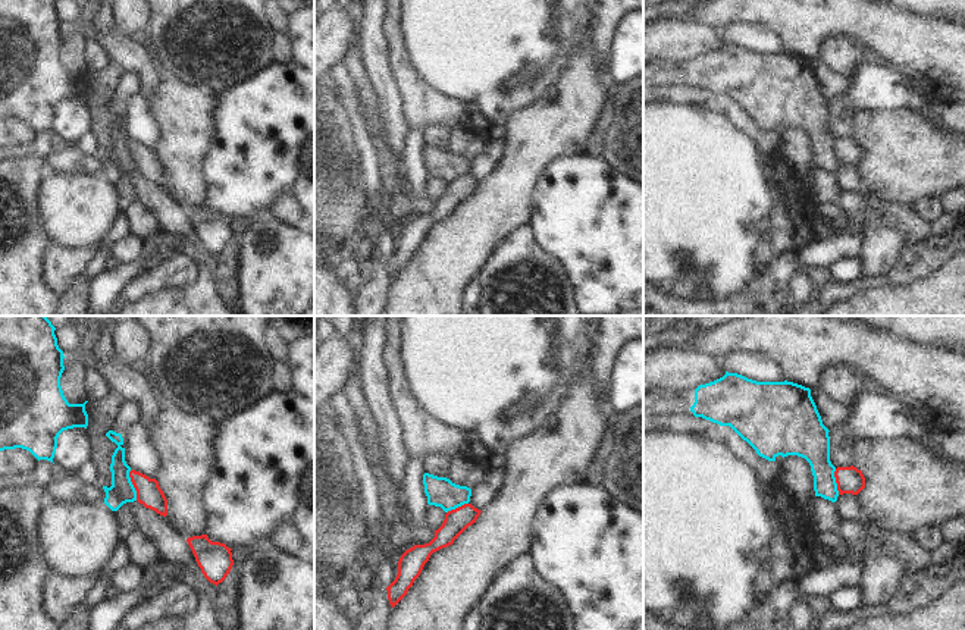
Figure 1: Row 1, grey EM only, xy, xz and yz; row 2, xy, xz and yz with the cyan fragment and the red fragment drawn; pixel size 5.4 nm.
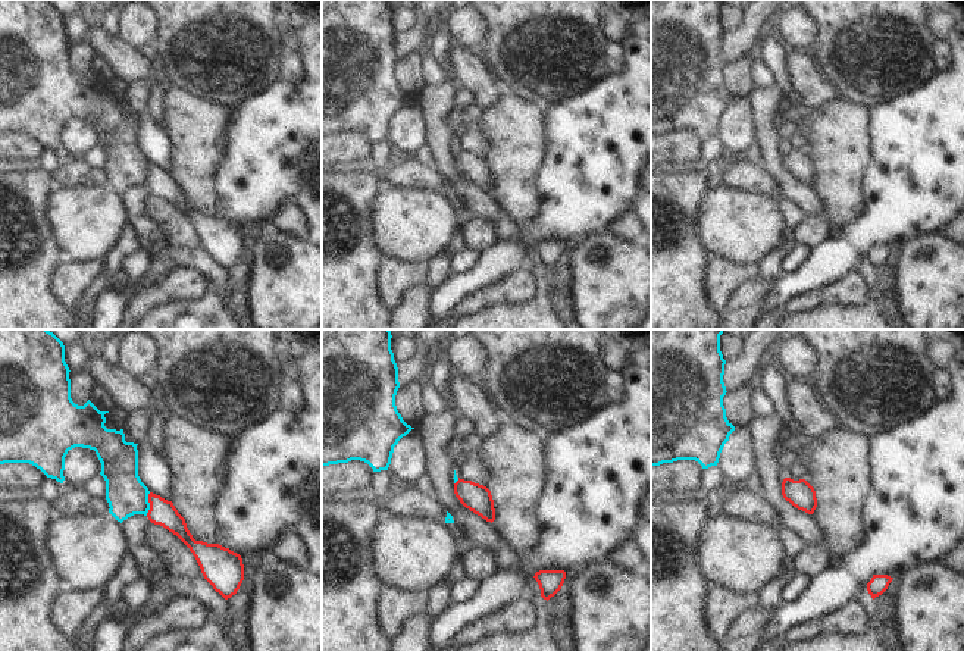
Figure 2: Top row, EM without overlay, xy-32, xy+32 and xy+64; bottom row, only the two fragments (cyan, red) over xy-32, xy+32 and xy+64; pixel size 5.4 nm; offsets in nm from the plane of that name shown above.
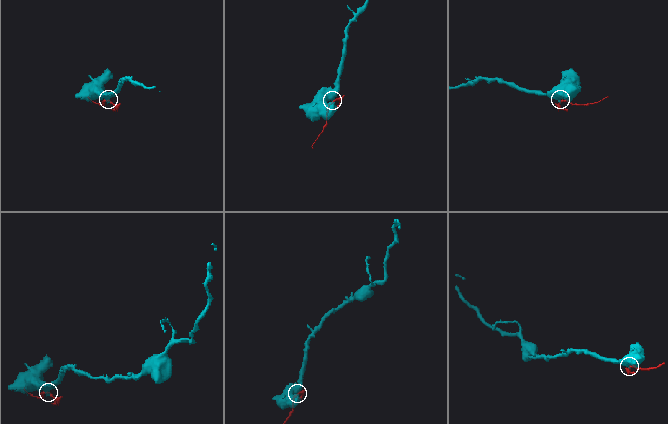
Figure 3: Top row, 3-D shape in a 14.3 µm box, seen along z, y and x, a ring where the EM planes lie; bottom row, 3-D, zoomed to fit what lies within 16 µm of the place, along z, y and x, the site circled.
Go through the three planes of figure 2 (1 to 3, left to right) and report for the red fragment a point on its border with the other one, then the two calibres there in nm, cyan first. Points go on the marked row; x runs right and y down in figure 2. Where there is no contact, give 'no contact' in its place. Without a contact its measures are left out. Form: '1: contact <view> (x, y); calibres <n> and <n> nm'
1: contact xy-32 (149, 504); calibres 220 and 140 nm
2: contact xy+32 (457, 479); calibres 20 and 150 nm
3: no contact

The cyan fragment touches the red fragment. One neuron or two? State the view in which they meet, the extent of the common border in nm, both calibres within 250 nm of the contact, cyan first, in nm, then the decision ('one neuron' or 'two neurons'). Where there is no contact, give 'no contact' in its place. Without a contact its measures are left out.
contact in xy; length 170 nm; calibres 140 and 140 nm; two neurons

